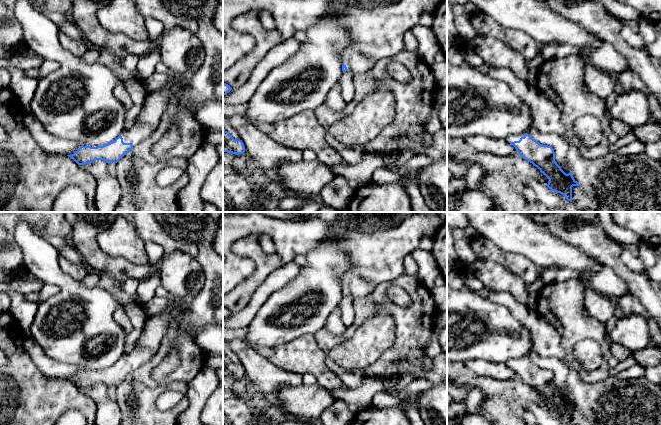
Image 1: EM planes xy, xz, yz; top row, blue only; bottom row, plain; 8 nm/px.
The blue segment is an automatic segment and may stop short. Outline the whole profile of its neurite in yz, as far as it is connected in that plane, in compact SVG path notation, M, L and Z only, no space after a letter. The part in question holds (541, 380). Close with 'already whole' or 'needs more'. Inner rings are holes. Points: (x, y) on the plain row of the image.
M529 358L510 359L506 364L525 384L532 387L549 403L546 410L550 414L572 425L572 411L579 410L579 407L574 403L571 394L566 398L557 388L551 370L540 368Z; needs more

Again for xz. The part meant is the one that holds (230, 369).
M223 353L223 375L239 379L245 376L245 370L242 364L234 363L227 355Z; already whole

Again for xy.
M172 305L156 315L148 316L143 331L130 353L123 355L108 368L97 371L81 370L74 378L67 380L78 389L89 388L95 384L104 384L108 388L117 387L153 357L160 347L169 323L178 317L182 317L182 313Z; needs more

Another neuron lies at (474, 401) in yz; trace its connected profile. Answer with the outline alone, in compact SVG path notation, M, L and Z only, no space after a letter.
M474 387L470 390L467 399L463 403L470 413L479 414L482 410L483 401L484 392L480 388Z

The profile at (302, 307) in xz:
M329 237L306 254L307 264L301 266L301 273L286 287L272 293L257 311L248 325L248 333L243 338L246 346L266 346L273 348L282 346L299 337L315 334L324 328L330 314L339 306L342 295L341 277L351 269L349 254L340 247L339 240Z

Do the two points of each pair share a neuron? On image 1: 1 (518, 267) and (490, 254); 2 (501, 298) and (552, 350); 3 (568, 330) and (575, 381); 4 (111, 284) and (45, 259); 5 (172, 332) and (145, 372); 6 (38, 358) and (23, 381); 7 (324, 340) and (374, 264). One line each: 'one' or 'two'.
1: one
2: one
3: two
4: two
5: one
6: two
7: two

